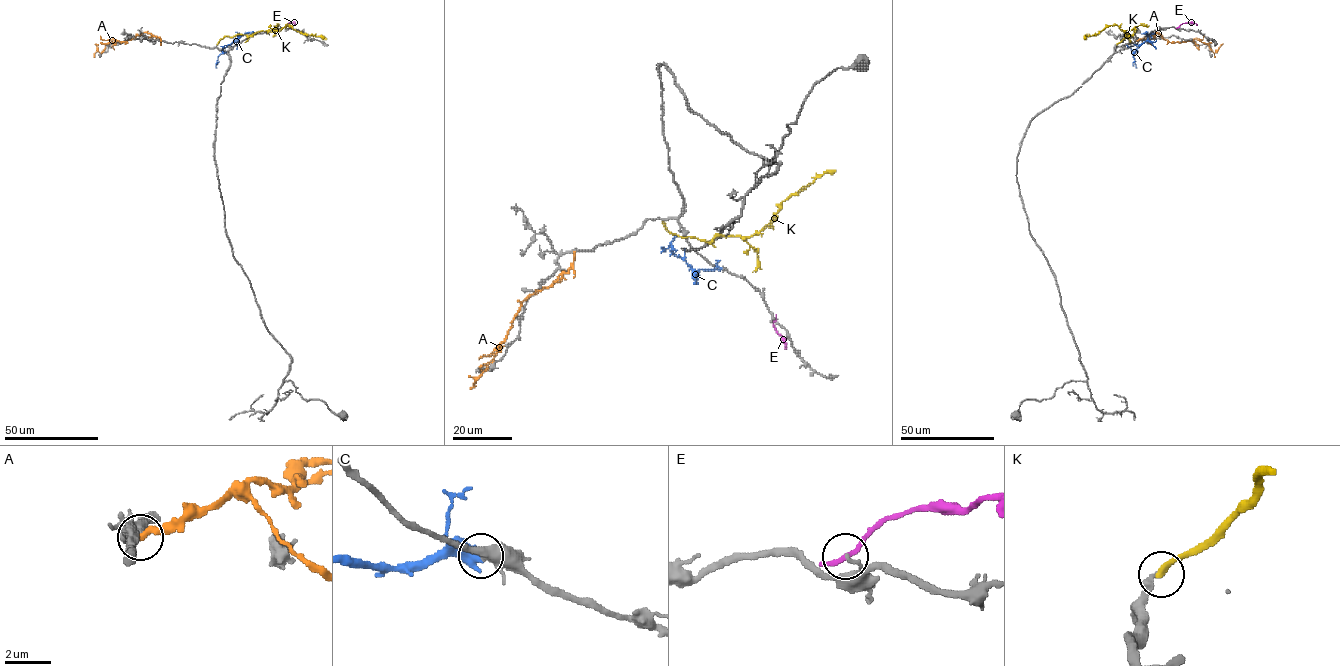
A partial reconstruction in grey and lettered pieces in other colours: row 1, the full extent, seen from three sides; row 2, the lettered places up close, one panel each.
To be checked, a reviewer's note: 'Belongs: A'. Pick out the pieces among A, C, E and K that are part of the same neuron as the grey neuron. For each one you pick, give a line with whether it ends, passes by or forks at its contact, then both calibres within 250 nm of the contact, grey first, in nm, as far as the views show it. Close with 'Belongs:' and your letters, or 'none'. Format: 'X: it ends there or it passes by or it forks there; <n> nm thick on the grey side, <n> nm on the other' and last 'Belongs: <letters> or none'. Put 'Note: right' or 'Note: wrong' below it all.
K: it ends there; 240 nm thick on the grey side, 320 nm on the other
Belongs: K
Note: wrong

